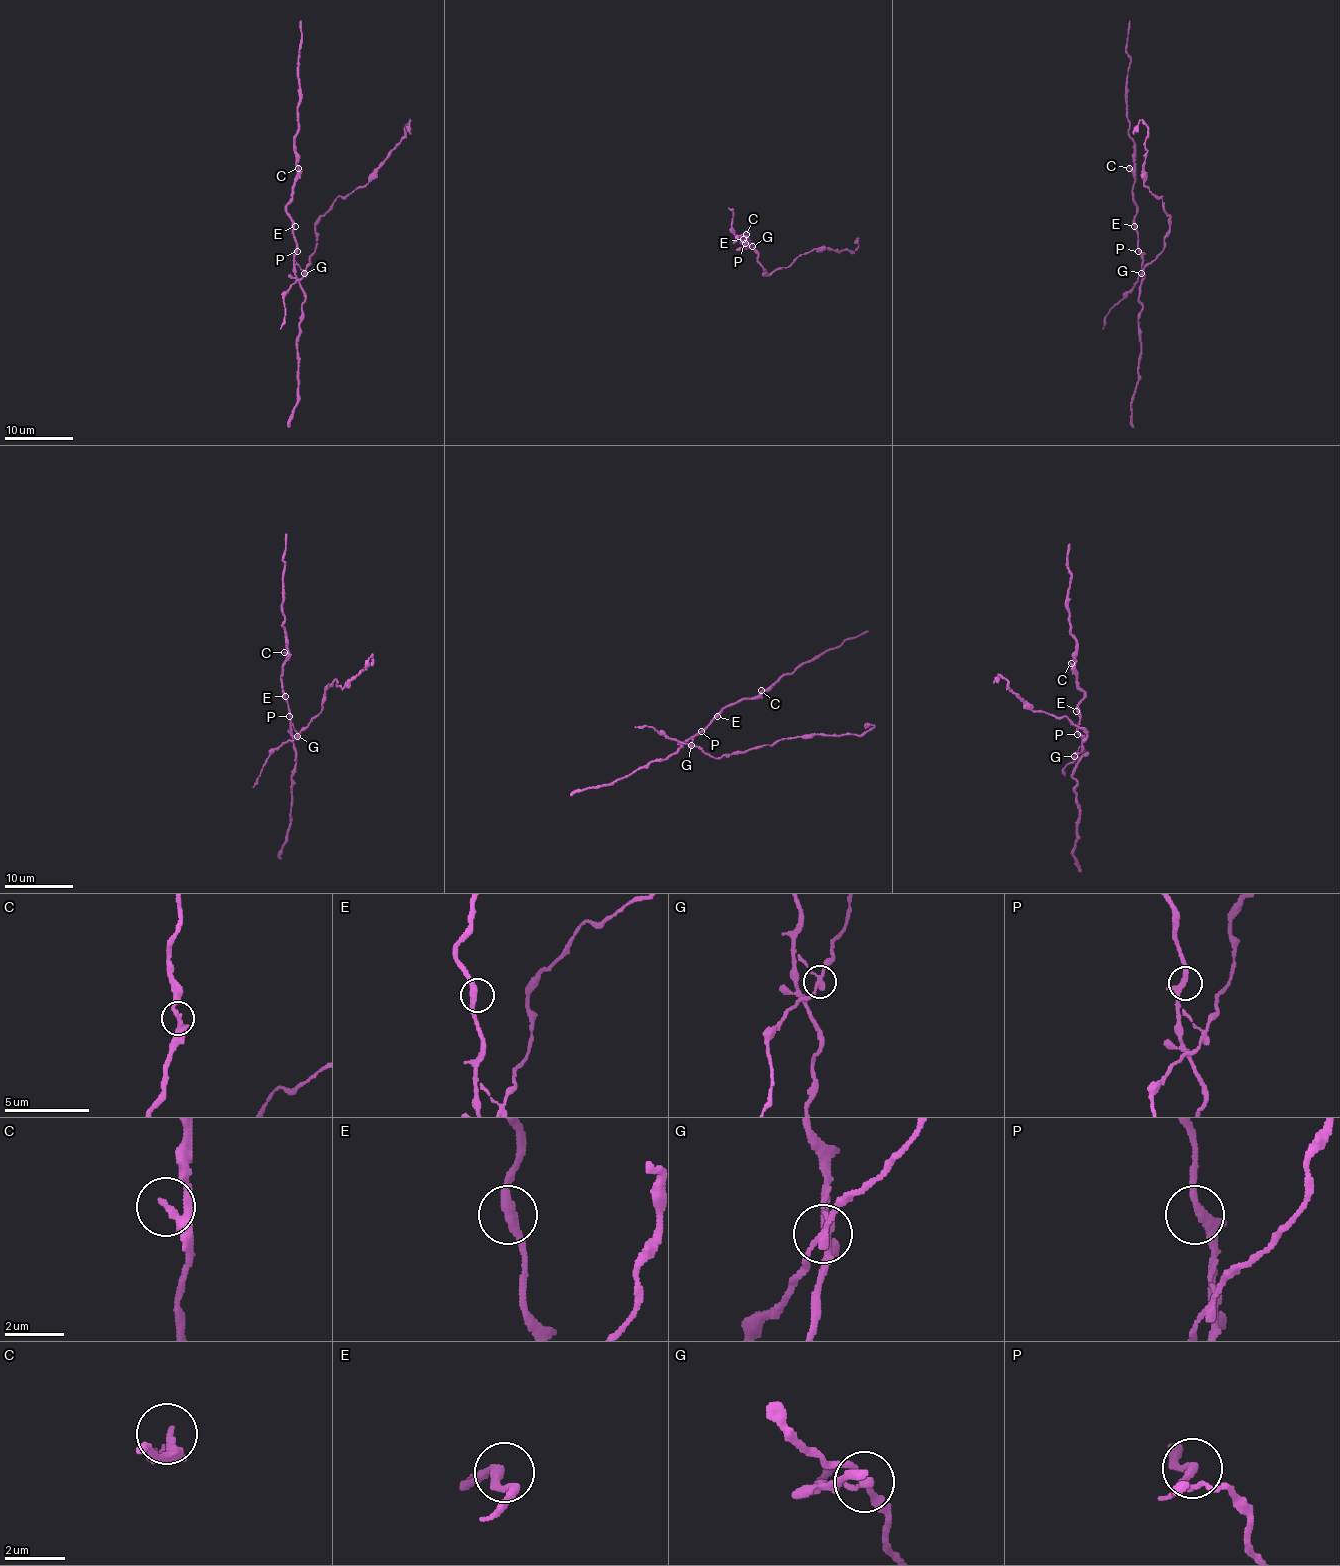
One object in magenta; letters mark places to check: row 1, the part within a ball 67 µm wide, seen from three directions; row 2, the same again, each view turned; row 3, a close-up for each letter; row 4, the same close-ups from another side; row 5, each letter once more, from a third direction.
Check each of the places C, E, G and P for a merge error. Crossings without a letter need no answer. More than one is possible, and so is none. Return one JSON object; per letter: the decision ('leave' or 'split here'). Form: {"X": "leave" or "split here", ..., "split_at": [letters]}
{"C": "leave", "E": "leave", "G": "split here", "P": "leave", "split_at": ["G"]}

